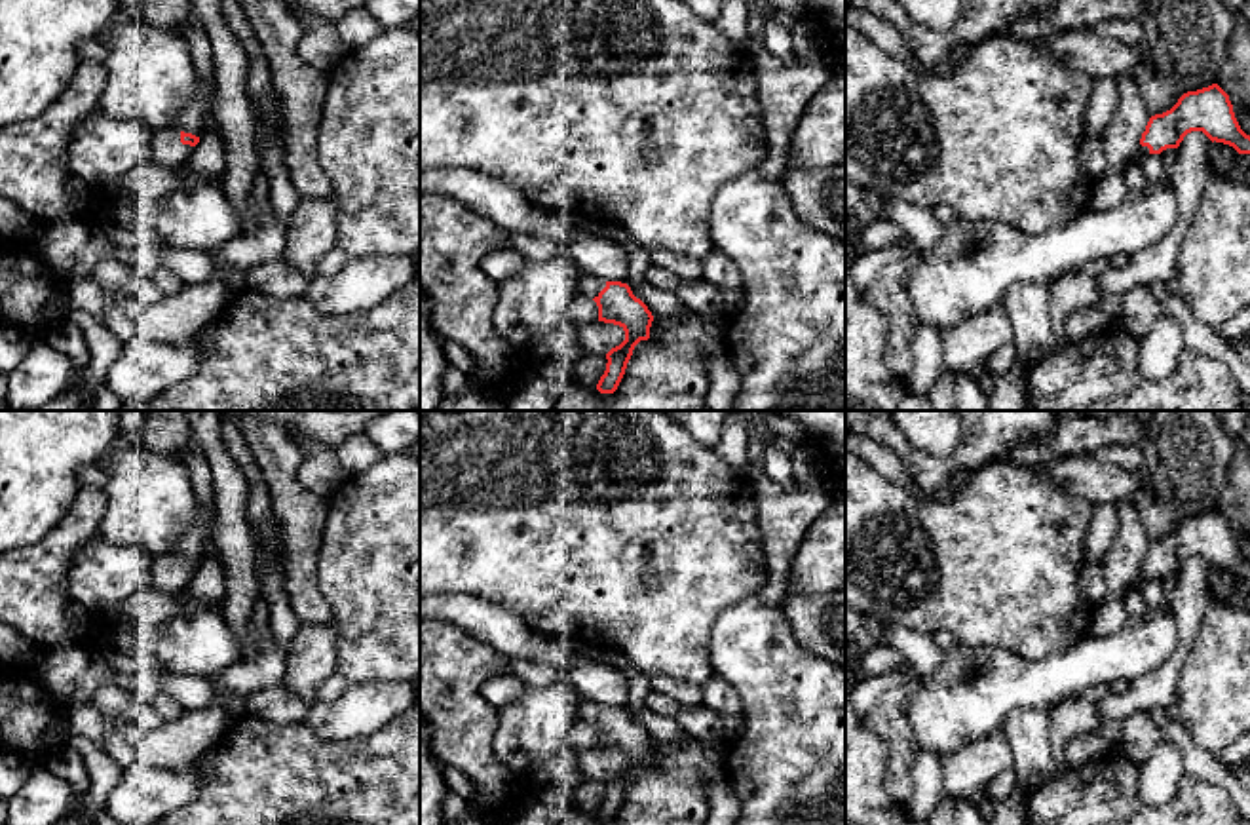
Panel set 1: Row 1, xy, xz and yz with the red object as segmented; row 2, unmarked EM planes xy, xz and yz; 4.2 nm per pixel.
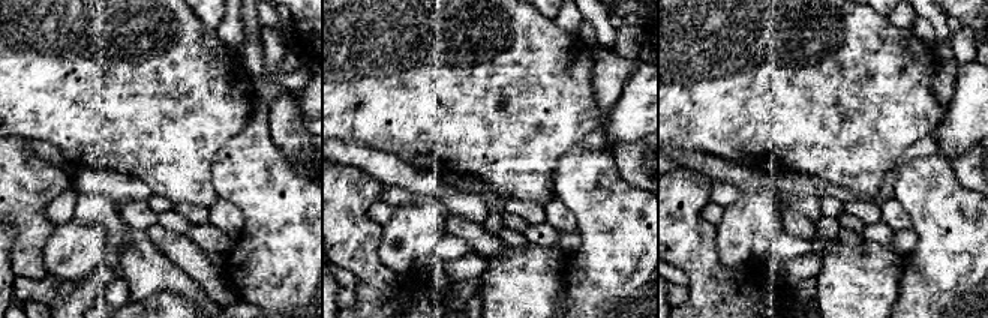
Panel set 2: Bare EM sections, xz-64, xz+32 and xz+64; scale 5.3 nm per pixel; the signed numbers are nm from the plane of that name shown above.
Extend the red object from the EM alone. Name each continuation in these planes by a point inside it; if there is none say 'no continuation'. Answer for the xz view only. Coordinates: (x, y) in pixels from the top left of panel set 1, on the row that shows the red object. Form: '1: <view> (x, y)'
1: xz (587, 284)

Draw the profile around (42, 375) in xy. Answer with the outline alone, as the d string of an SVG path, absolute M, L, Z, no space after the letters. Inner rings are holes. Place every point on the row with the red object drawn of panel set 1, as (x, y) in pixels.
M38 340L8 374L8 407L40 411L63 393L72 376L70 359L46 340Z

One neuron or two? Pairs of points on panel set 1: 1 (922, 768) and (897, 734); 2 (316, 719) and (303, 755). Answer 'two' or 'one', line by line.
1: two
2: two

